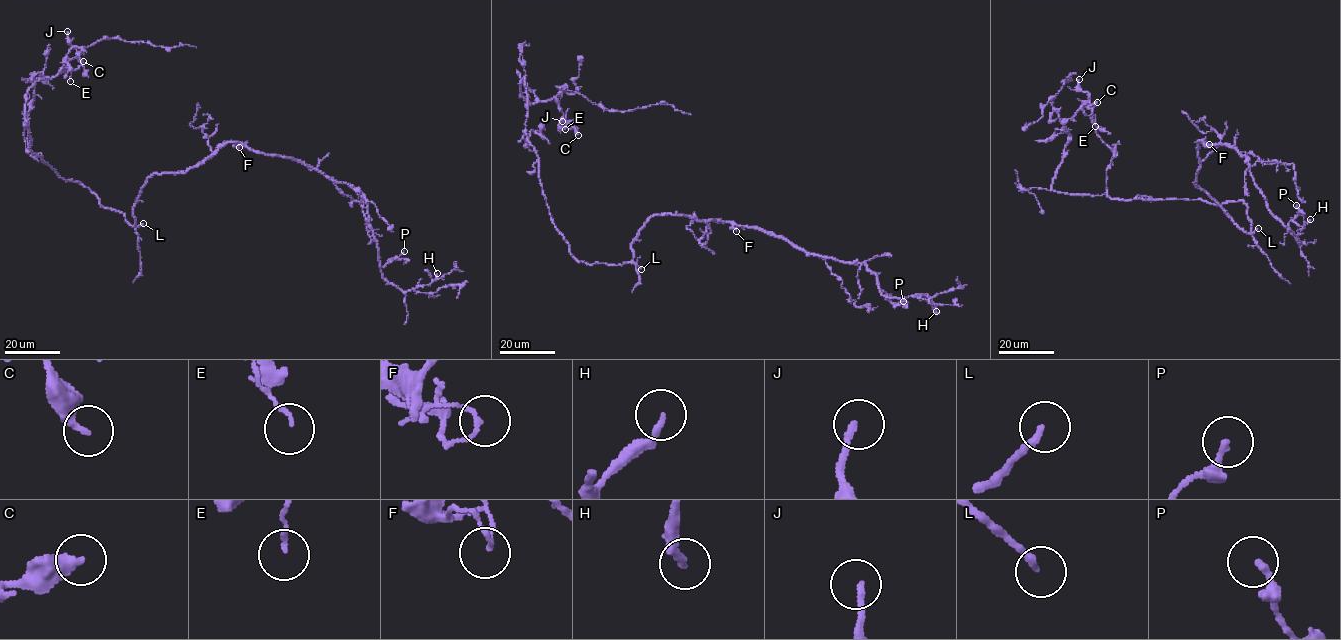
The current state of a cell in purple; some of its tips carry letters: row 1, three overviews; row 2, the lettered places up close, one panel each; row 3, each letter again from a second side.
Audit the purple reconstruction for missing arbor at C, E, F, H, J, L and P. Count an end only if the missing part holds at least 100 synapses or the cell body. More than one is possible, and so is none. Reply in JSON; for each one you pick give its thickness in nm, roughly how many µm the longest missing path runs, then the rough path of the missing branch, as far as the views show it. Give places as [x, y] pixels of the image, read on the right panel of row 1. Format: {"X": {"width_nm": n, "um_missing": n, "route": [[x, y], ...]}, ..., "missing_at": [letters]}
{"L": {"width_nm": 200, "um_missing": 90, "route": [[1258, 228], [1270, 204], [1270, 137], [1293, 90], [1301, 65], [1297, 33]]}, "missing_at": ["L"]}

